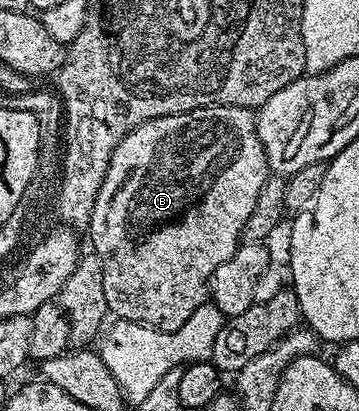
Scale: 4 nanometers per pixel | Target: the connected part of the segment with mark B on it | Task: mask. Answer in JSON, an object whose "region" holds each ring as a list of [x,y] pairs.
{"region":[[[208,106],[175,116],[147,120],[139,124],[127,137],[122,138],[119,148],[115,148],[109,161],[107,176],[99,188],[99,196],[95,200],[95,208],[91,212],[91,220],[87,227],[89,242],[93,245],[90,246],[92,253],[96,254],[103,264],[103,296],[107,296],[109,314],[126,322],[150,326],[152,330],[175,332],[183,328],[183,324],[191,320],[191,312],[195,312],[195,308],[206,305],[209,298],[209,281],[215,268],[219,268],[219,264],[227,264],[227,260],[235,256],[237,247],[243,241],[241,233],[247,224],[247,216],[255,212],[259,192],[263,192],[263,184],[269,177],[271,177],[271,171],[265,159],[263,144],[257,135],[254,111],[243,106]]]}

